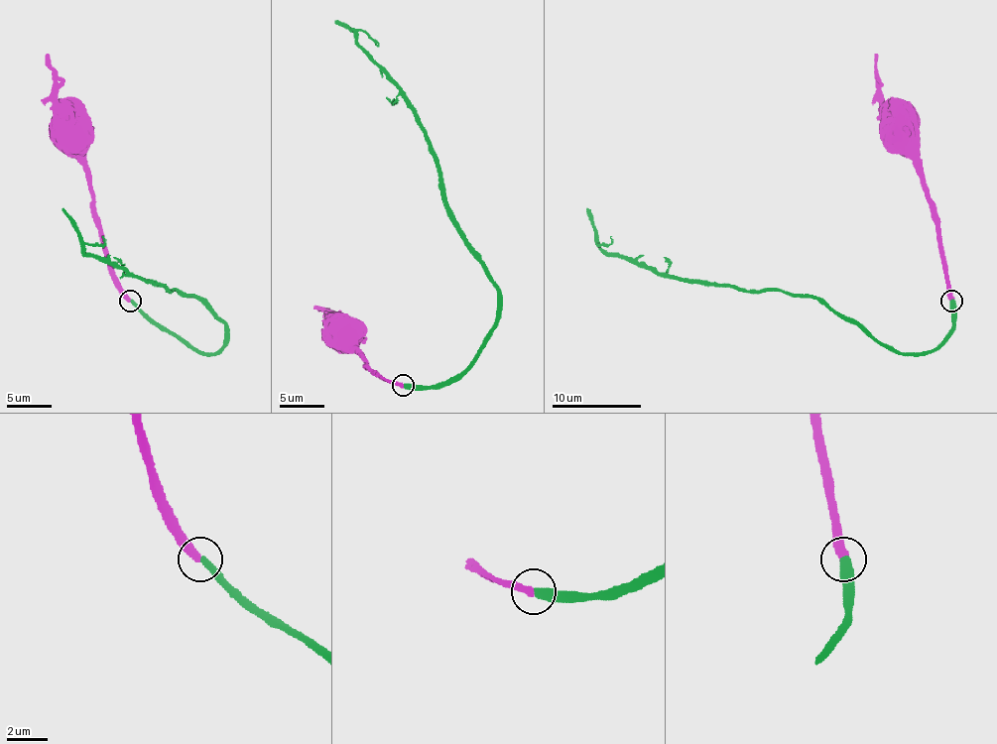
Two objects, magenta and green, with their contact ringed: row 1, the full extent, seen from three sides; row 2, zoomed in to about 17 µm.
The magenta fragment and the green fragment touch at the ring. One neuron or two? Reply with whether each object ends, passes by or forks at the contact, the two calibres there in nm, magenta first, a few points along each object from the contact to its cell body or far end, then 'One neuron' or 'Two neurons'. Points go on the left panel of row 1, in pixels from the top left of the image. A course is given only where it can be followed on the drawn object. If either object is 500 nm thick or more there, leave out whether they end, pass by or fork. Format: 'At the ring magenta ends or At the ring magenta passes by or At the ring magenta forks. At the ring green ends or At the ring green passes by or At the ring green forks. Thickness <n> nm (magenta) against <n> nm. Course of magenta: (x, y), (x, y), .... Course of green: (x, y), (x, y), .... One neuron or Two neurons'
At the ring magenta ends. At the ring green ends. Thickness 320 nm (magenta) against 320 nm. Course of magenta: (131, 301), (113, 270), (95, 212), (81, 128), (74, 121), (68, 123). Course of green: (131, 301), (201, 352), (224, 343), (224, 323), (197, 297), (90, 257), (62, 207). One neuron

